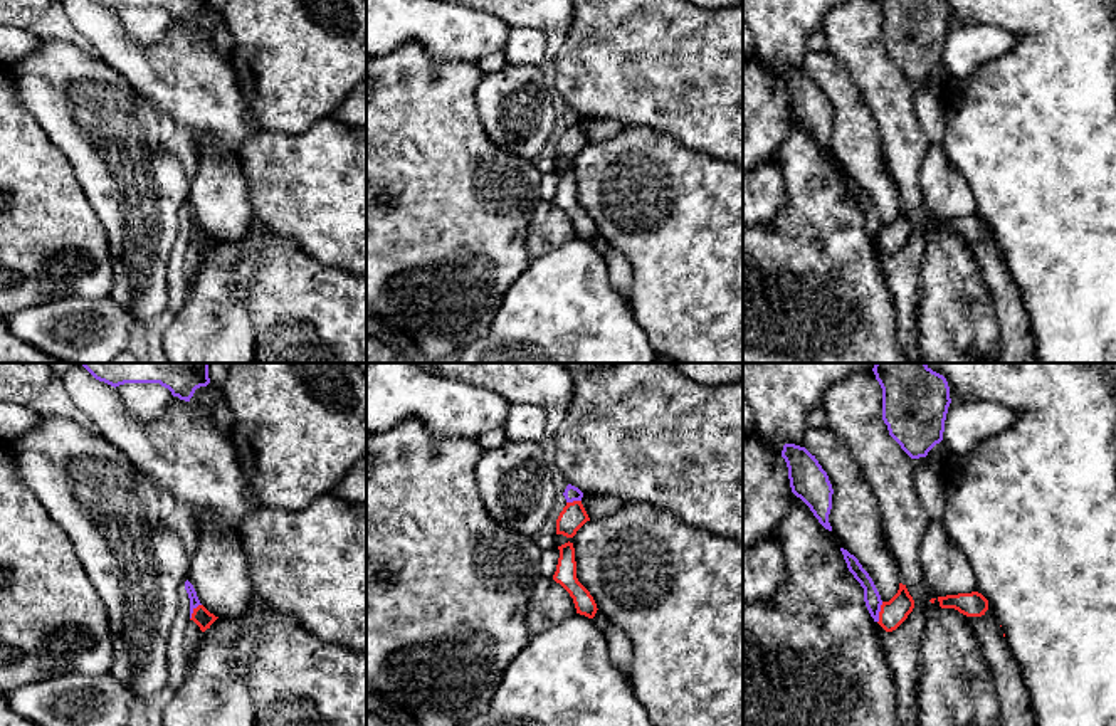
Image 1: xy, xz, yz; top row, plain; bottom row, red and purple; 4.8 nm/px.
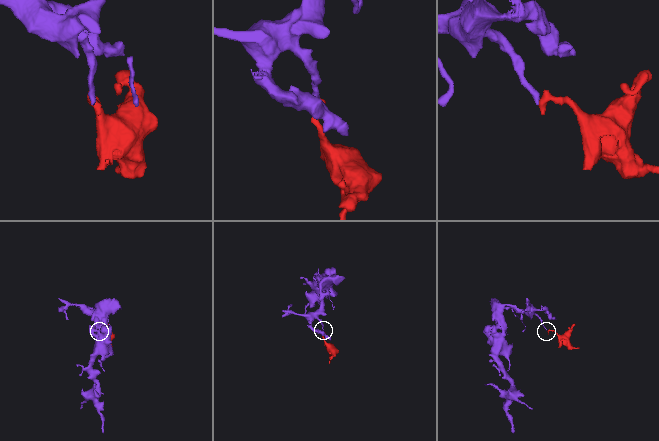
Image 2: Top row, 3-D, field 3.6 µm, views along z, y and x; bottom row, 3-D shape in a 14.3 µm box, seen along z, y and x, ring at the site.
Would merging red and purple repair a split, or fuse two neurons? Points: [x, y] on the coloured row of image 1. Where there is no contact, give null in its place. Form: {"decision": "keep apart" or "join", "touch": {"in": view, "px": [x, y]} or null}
{"decision": "keep apart", "touch": {"in": "yz", "px": [879, 612]}}

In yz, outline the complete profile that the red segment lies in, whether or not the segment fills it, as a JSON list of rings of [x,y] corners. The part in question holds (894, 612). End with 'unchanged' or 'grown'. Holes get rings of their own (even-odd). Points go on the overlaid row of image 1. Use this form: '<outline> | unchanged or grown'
[[[899,583],[898,593],[889,602],[882,602],[877,623],[886,632],[892,632],[908,618],[913,608],[913,597],[909,595],[906,585]]] | unchanged

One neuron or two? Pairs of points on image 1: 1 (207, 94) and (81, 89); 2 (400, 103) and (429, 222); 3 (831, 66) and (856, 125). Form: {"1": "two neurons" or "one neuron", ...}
{"1": "two neurons", "2": "one neuron", "3": "one neuron"}

